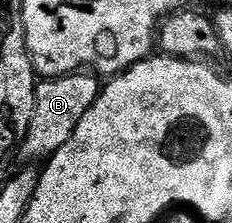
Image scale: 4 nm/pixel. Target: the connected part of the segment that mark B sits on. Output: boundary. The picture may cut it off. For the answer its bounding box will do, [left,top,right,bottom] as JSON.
[20,71,100,161]

